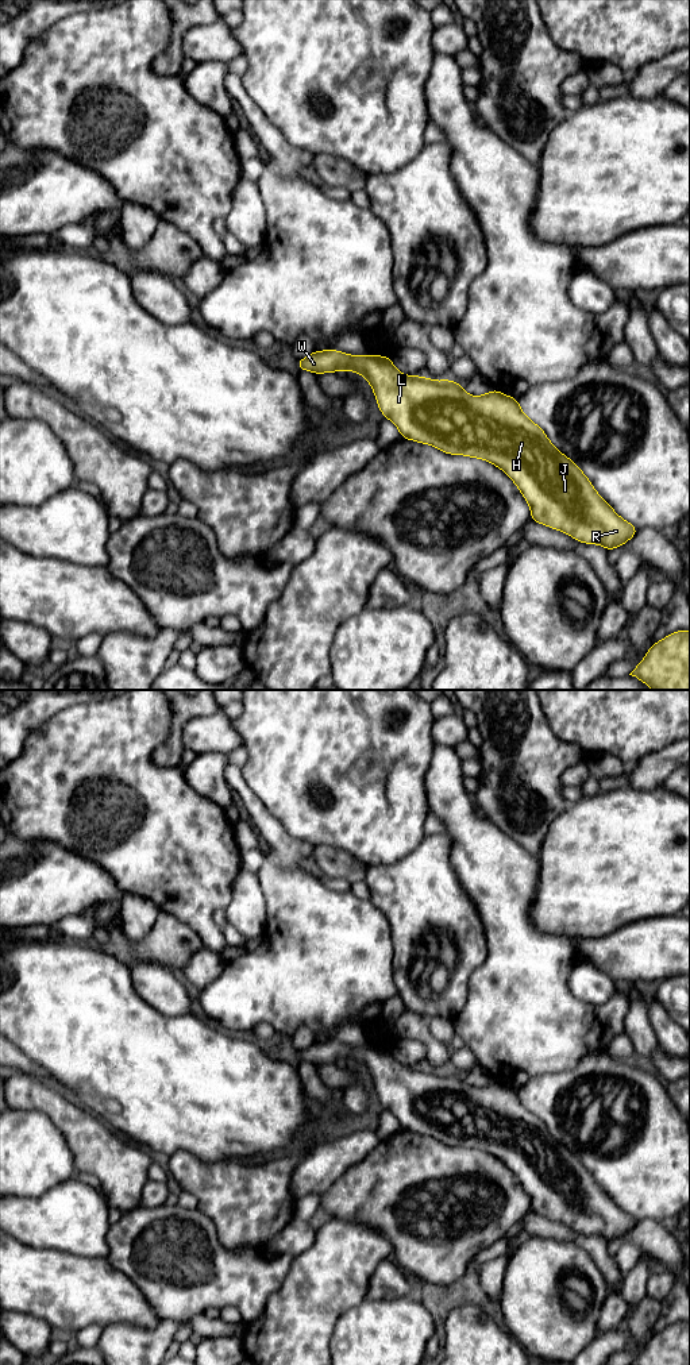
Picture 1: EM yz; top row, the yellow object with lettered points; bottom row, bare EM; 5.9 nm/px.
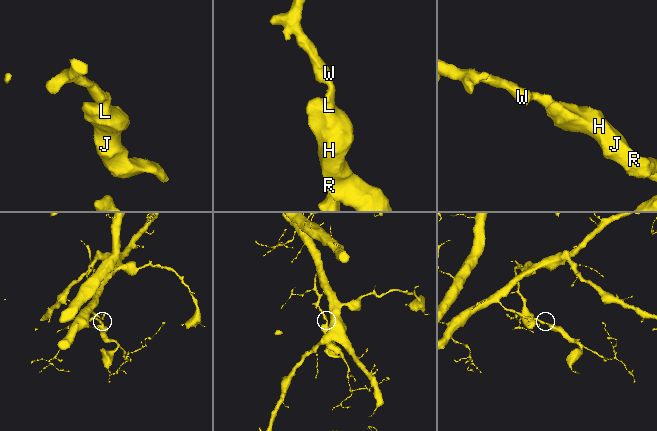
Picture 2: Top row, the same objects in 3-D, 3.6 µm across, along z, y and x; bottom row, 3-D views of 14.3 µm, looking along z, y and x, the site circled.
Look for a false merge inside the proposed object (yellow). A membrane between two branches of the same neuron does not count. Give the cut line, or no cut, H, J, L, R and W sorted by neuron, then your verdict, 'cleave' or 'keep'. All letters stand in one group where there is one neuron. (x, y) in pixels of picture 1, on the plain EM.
no cut | H J L R W | keep

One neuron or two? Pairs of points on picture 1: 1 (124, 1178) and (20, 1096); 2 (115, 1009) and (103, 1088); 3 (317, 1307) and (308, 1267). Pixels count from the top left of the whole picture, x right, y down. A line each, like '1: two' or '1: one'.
1: one
2: one
3: one

